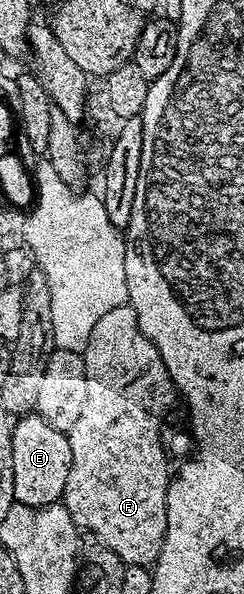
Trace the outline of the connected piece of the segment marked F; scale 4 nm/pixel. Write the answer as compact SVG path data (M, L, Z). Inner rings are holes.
M127 305L118 309L110 309L110 313L102 316L102 321L94 325L90 333L90 341L82 352L84 364L86 365L86 406L74 424L74 429L67 432L70 441L70 453L72 464L70 465L70 477L66 477L66 489L64 490L64 508L70 513L70 517L76 522L81 532L96 535L96 543L101 547L108 547L116 554L125 565L129 567L151 568L155 564L158 553L162 553L162 541L166 537L166 493L168 492L168 480L170 478L170 467L168 471L168 459L164 456L165 440L160 437L160 423L163 421L166 409L171 408L178 399L176 386L172 384L170 373L158 353L158 349L138 329L138 317L134 309Z

